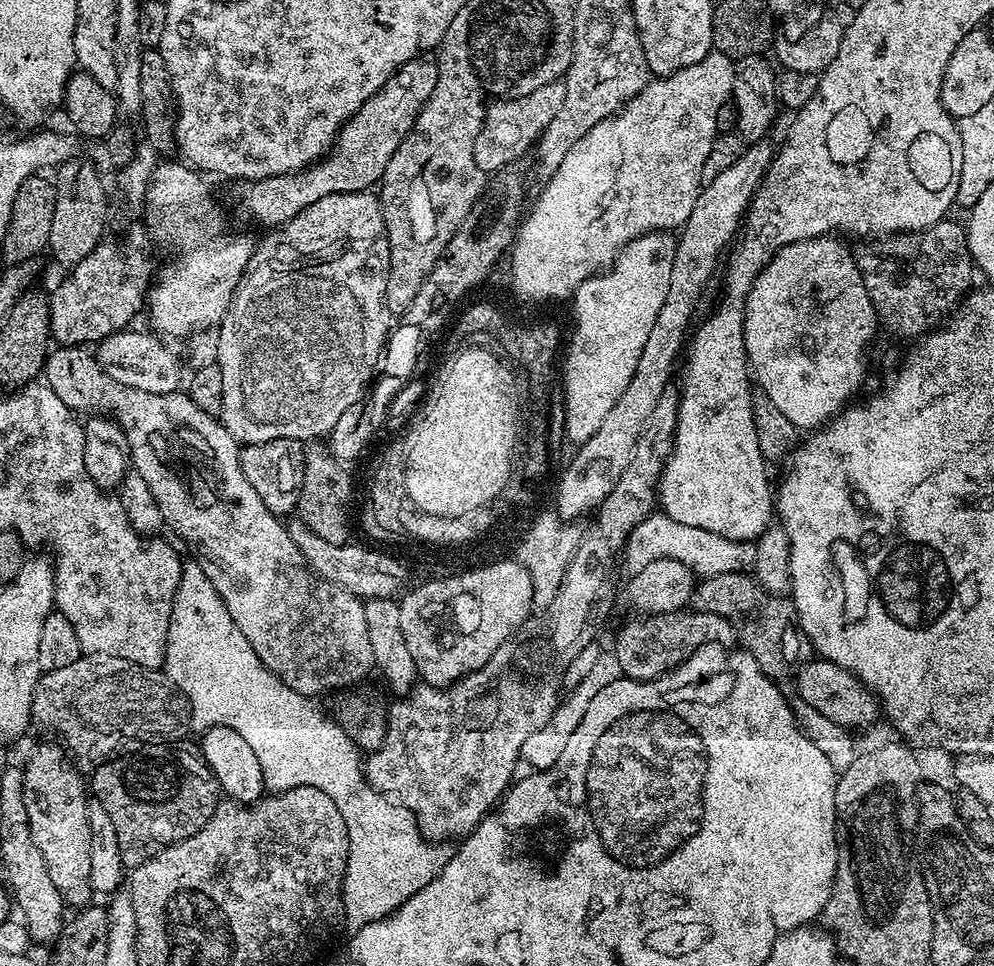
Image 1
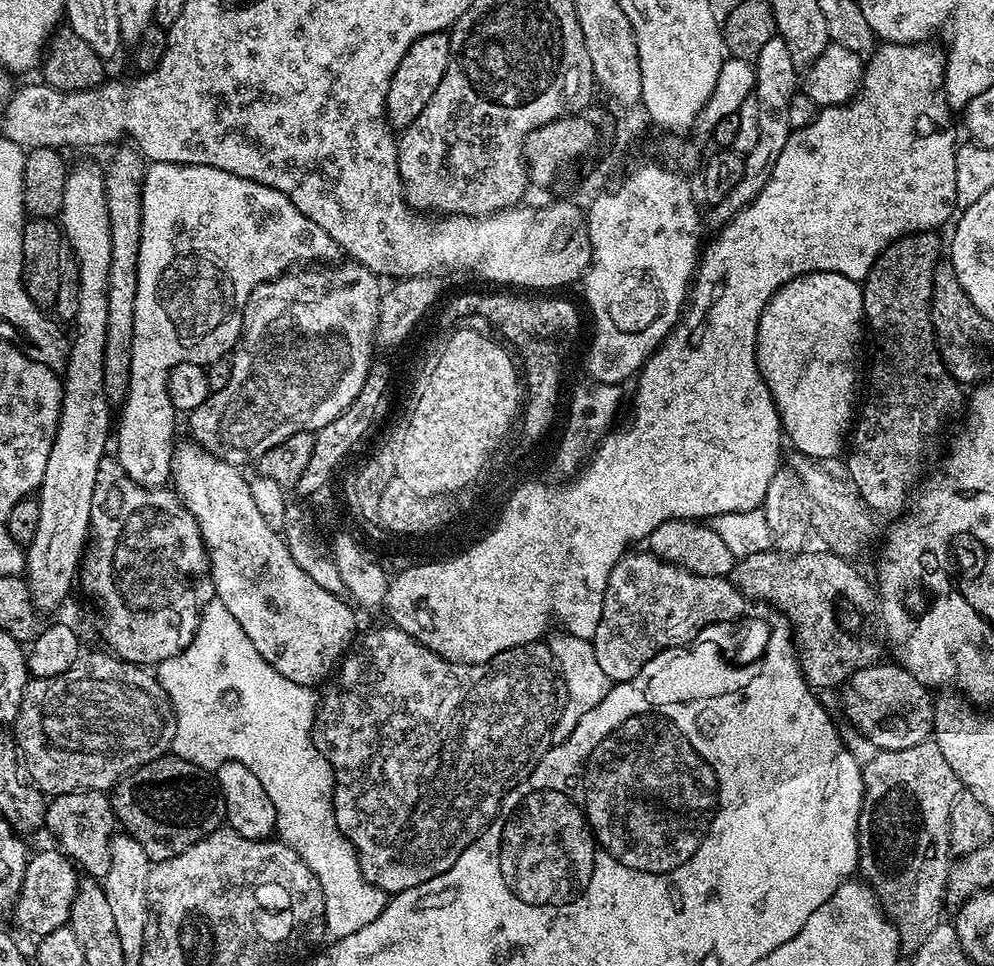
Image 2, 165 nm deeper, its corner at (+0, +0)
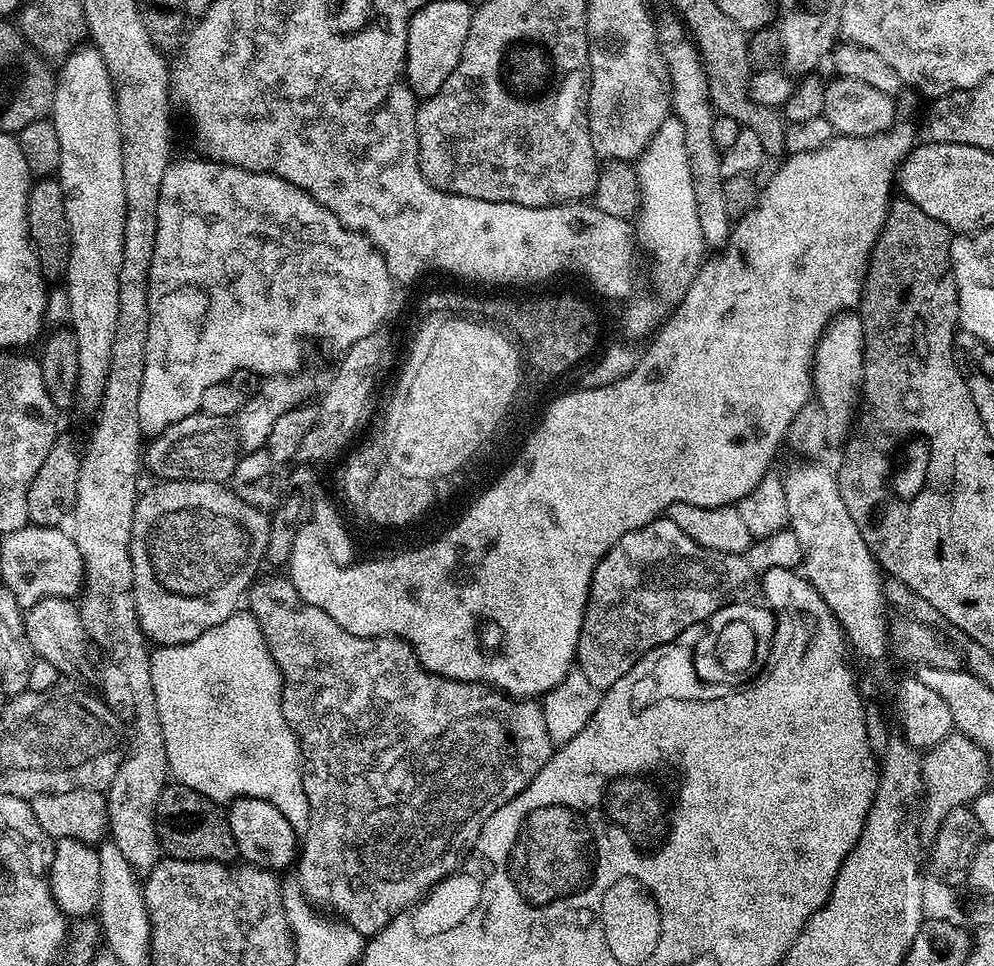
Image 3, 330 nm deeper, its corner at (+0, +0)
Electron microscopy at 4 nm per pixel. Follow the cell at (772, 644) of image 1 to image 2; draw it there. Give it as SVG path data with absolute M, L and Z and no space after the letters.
M769 550L762 554L741 556L737 559L736 564L732 568L730 579L732 583L736 585L736 589L739 590L749 601L761 600L764 604L773 604L773 606L777 608L775 611L779 613L779 615L785 616L788 619L789 624L791 624L794 629L796 655L800 658L800 669L804 675L805 682L808 683L813 690L836 687L836 689L839 689L841 686L847 684L849 678L851 678L858 670L862 670L871 664L881 663L882 656L880 656L880 644L882 648L882 640L878 635L878 592L873 585L872 588L868 585L867 578L864 577L854 565L852 565L855 563L853 563L851 559L842 556L835 556L833 552L827 550L819 551L820 552L811 552L811 550L805 550L803 552L789 554L786 552Z

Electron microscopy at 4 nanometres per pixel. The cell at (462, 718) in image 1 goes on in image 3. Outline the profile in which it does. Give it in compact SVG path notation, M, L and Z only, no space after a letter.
M284 574L272 576L269 580L257 579L246 593L247 611L258 622L264 644L284 679L282 714L300 743L306 802L310 806L308 828L302 834L302 847L298 852L300 888L306 899L316 904L325 904L328 908L336 908L335 915L343 923L363 937L371 938L382 931L399 912L423 901L441 880L451 876L463 865L490 814L513 800L536 777L538 770L542 770L544 763L552 757L554 745L550 734L546 734L544 709L535 699L509 698L505 693L482 684L467 684L461 680L435 676L420 665L420 660L406 641L396 636L355 636L342 630L342 626L338 626L338 622L334 622L326 610L318 610L318 606L303 602L292 604L292 600L292 582Z

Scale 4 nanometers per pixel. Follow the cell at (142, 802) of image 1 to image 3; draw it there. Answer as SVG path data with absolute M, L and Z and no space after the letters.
M179 782L165 784L160 792L156 803L156 833L163 855L173 860L232 862L238 856L225 809L198 790Z

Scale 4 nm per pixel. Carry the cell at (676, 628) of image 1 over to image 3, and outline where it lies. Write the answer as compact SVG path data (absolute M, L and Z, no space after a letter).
M667 518L651 520L646 526L634 530L622 538L618 538L618 542L605 554L602 558L602 562L598 562L598 566L594 570L594 578L590 582L588 605L584 611L582 630L578 634L578 646L576 647L575 663L578 665L578 670L582 674L586 674L586 678L590 678L590 682L596 688L607 690L610 686L614 686L614 682L618 682L618 678L622 678L626 675L635 664L641 663L649 654L663 649L671 640L681 639L685 633L694 629L692 627L694 627L695 624L701 623L700 625L703 625L705 622L711 620L712 616L715 615L720 608L727 605L729 601L735 597L732 595L743 586L744 575L749 575L749 572L750 569L747 559L745 559L743 555L722 554L721 552L715 552L709 548L698 546L698 542L694 542L694 538L682 534L682 530L678 530L678 526L674 526L674 522Z

